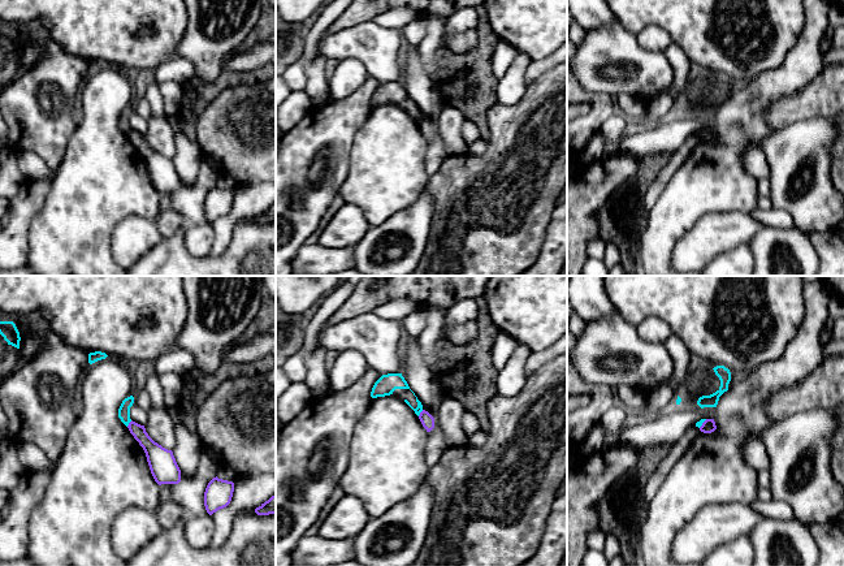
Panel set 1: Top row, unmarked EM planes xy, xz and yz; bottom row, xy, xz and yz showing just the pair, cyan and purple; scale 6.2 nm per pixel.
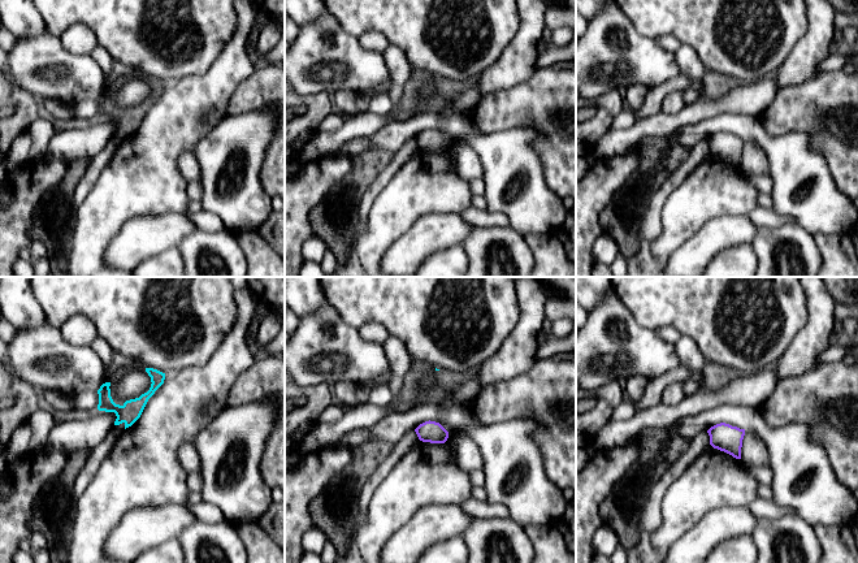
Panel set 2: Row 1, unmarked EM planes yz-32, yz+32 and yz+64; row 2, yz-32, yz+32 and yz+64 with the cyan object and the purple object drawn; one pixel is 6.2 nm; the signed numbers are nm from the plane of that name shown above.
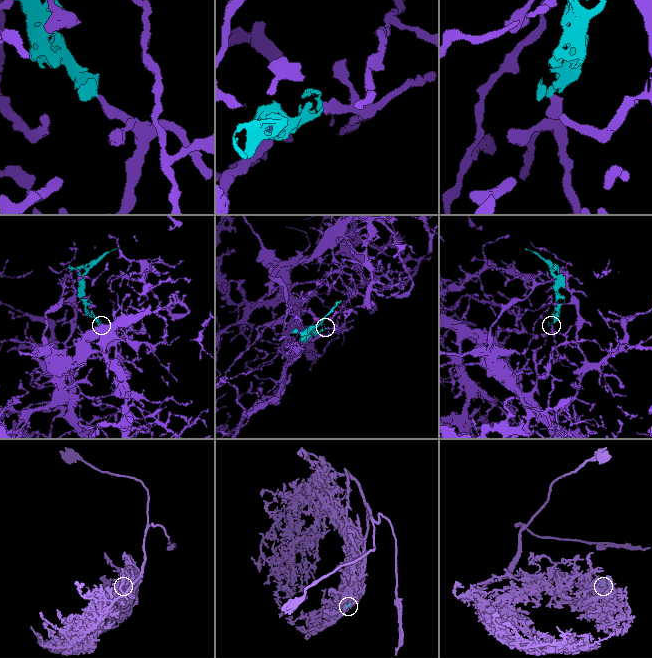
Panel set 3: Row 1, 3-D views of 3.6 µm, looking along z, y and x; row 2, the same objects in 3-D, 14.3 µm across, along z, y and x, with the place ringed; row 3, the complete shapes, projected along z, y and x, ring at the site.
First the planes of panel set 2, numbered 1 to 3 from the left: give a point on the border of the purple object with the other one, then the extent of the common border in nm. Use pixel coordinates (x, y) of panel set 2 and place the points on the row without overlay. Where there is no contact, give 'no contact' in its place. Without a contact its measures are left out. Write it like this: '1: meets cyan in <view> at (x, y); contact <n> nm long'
1: no contact
2: no contact
3: no contact

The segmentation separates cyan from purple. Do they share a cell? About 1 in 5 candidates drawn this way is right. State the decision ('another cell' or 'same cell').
another cell

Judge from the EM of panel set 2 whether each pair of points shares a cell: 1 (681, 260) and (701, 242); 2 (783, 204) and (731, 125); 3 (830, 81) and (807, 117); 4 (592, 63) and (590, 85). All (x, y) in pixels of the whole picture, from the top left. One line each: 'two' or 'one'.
1: one
2: one
3: one
4: one

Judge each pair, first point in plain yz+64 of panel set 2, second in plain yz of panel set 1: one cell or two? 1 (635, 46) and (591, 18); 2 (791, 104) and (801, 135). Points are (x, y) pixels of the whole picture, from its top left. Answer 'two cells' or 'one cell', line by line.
1: two cells
2: two cells

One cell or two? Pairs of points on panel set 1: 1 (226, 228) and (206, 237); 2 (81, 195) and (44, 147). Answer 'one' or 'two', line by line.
1: two
2: two

